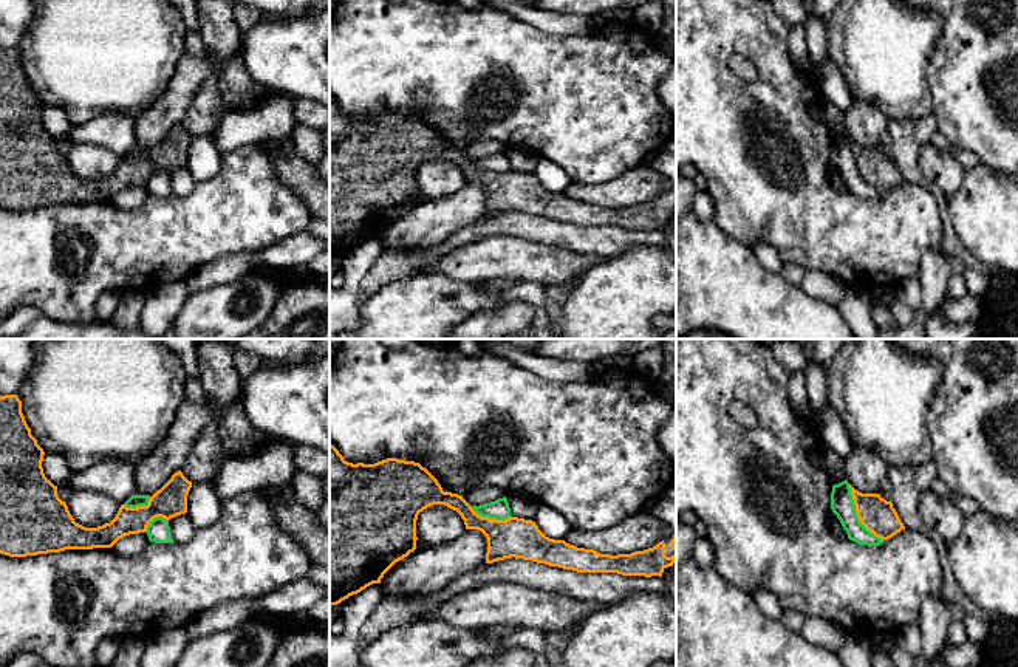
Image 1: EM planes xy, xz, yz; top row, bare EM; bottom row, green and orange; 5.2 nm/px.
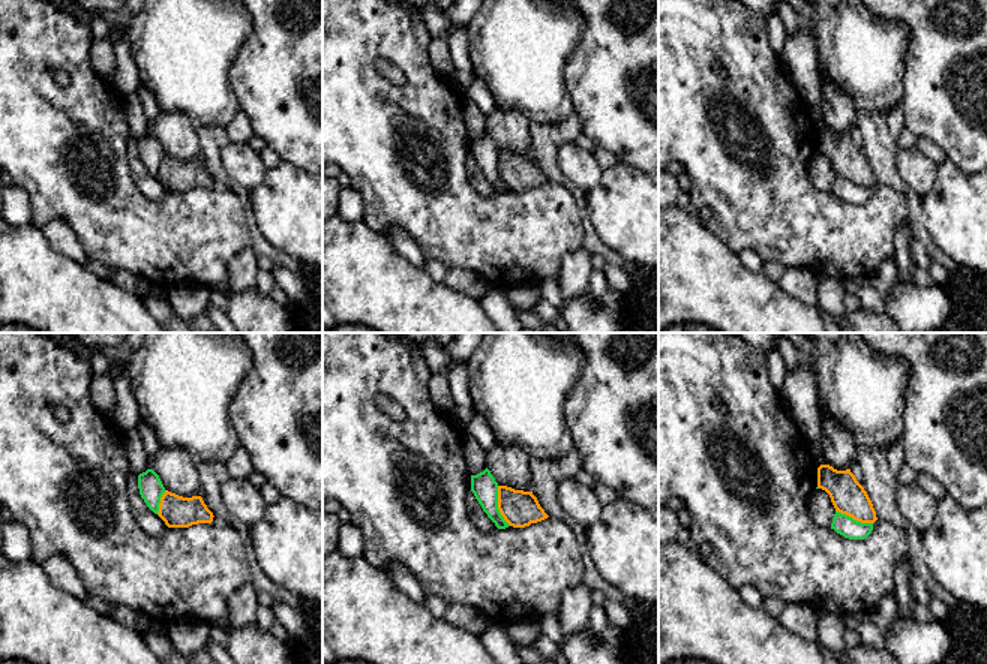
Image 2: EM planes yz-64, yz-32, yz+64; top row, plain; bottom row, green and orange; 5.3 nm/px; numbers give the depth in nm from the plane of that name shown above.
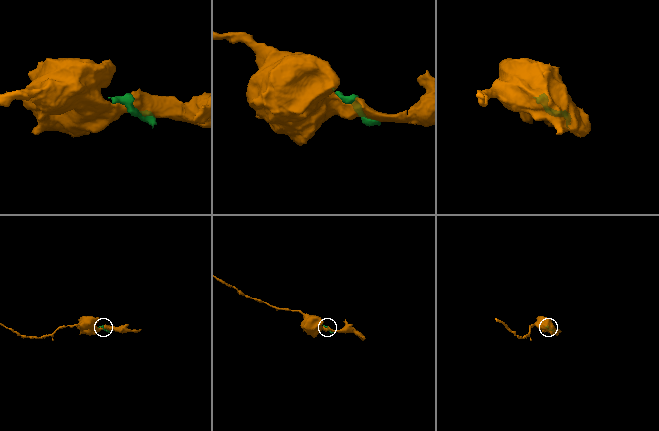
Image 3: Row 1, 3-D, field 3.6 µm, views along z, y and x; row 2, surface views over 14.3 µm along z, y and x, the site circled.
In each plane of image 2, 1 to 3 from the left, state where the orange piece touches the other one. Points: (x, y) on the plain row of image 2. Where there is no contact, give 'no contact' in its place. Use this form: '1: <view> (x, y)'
1: yz-64 (159, 167)
2: yz-32 (497, 170)
3: yz+64 (852, 183)

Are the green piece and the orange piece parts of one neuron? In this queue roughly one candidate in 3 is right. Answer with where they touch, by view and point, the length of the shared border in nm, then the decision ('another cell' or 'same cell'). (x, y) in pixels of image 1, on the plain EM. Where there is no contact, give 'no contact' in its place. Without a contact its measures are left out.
contact yz (856, 167); length 340 nm; another cell

